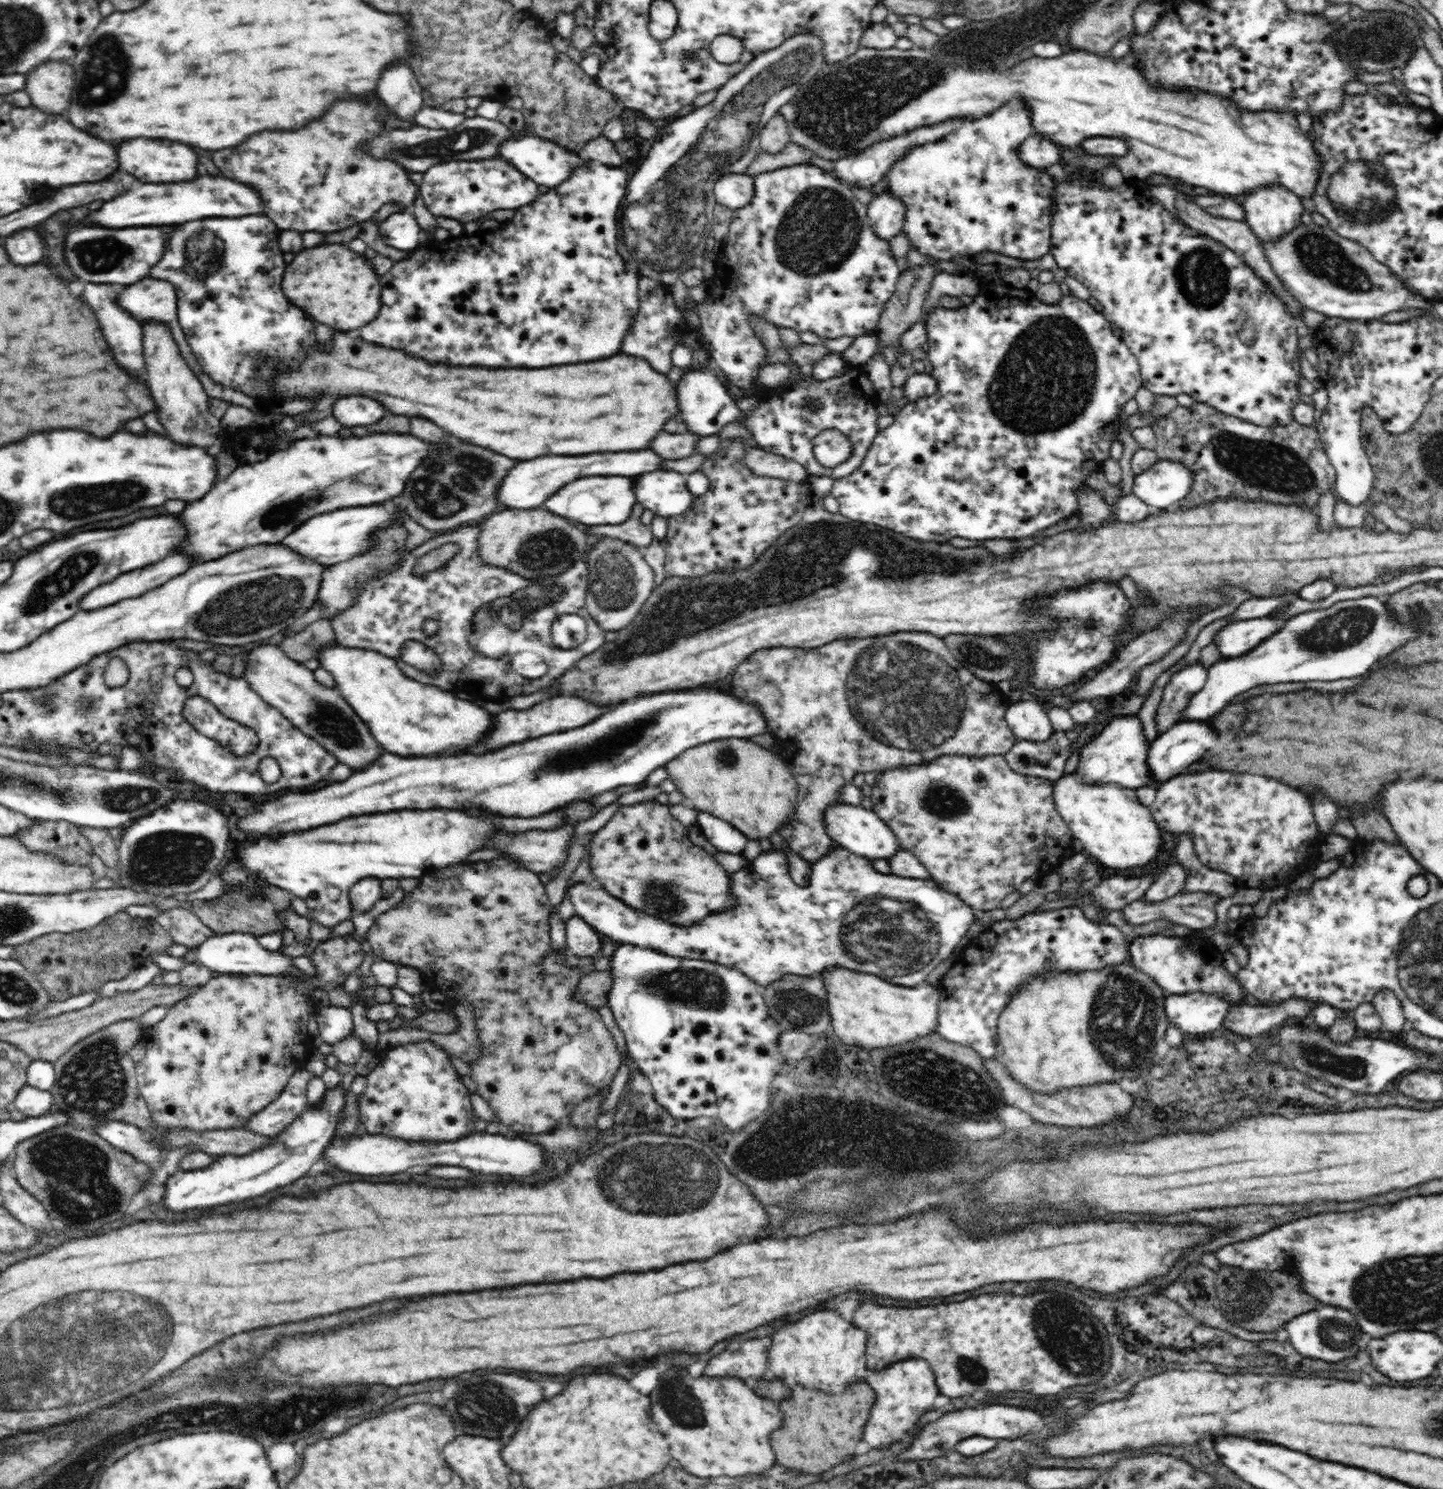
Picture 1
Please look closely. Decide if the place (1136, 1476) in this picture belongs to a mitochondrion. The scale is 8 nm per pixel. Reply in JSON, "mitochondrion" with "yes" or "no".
{"mitochondrion":"yes"}

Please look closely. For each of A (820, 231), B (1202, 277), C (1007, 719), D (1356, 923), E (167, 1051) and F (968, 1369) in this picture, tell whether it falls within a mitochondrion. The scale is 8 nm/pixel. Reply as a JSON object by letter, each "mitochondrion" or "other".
{"A":"mitochondrion","B":"mitochondrion","C":"other","D":"other","E":"other","F":"mitochondrion"}

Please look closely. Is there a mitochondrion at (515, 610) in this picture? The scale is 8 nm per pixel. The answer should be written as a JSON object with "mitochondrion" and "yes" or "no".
{"mitochondrion":"yes"}

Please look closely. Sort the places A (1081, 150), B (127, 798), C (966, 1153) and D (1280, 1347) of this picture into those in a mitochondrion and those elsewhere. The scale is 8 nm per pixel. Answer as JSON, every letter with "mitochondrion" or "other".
{"A":"other","B":"mitochondrion","C":"mitochondrion","D":"other"}

